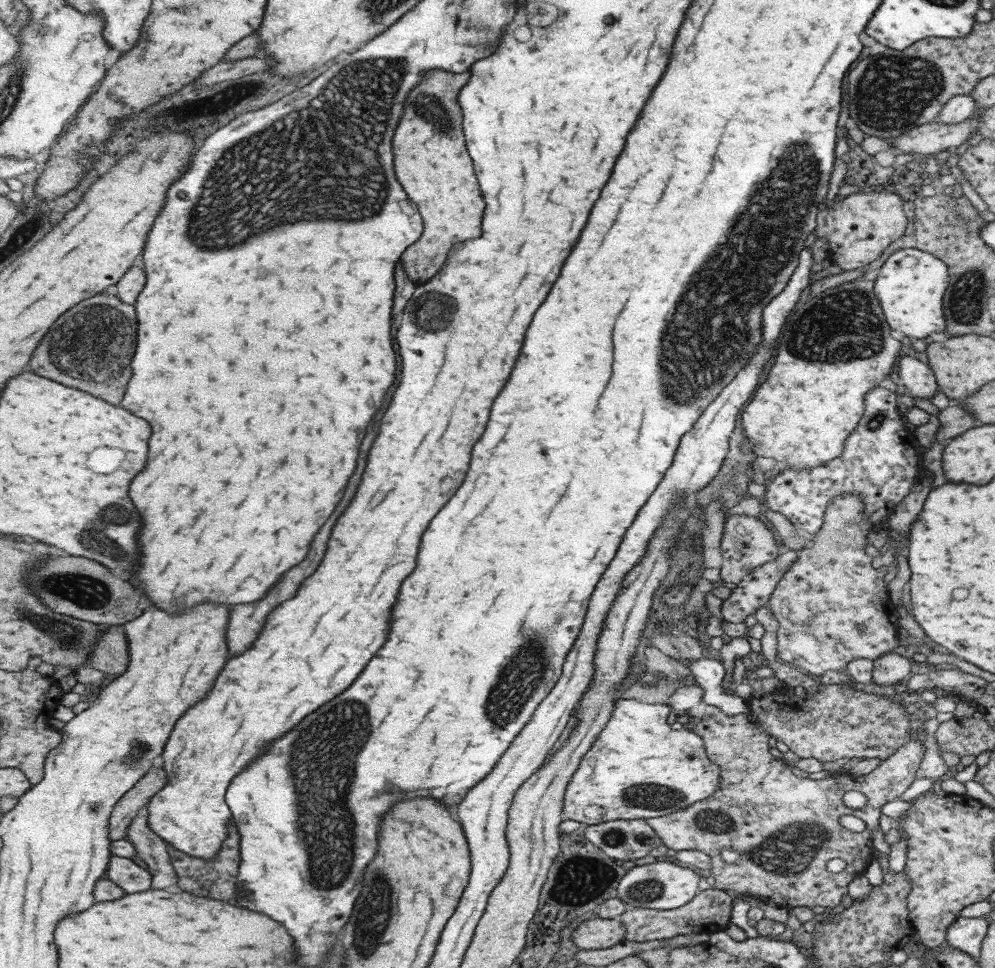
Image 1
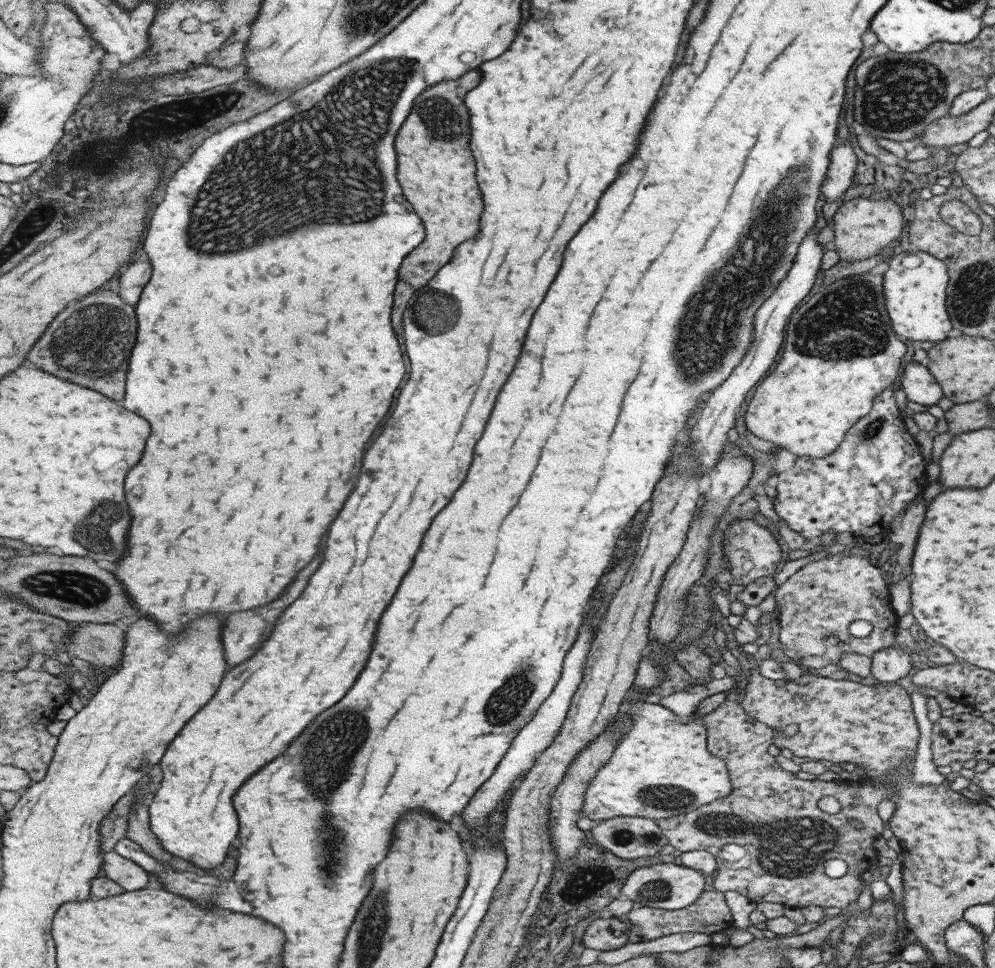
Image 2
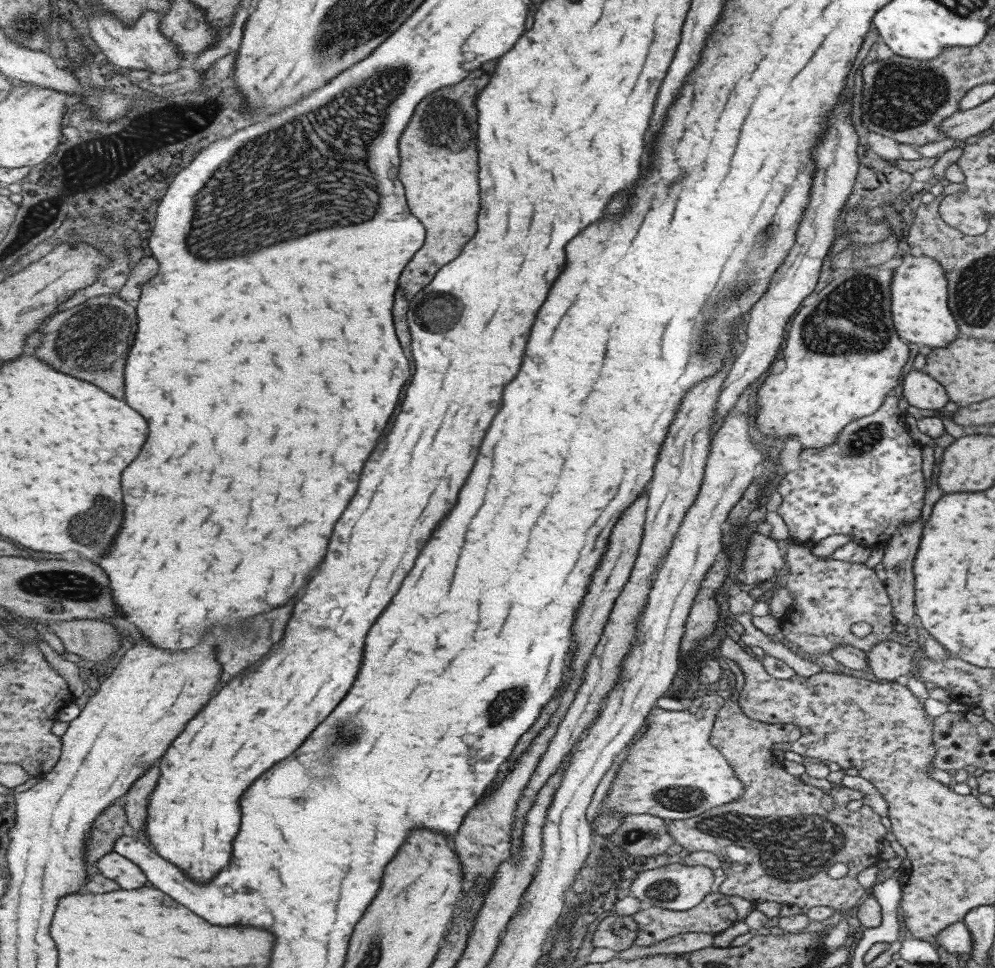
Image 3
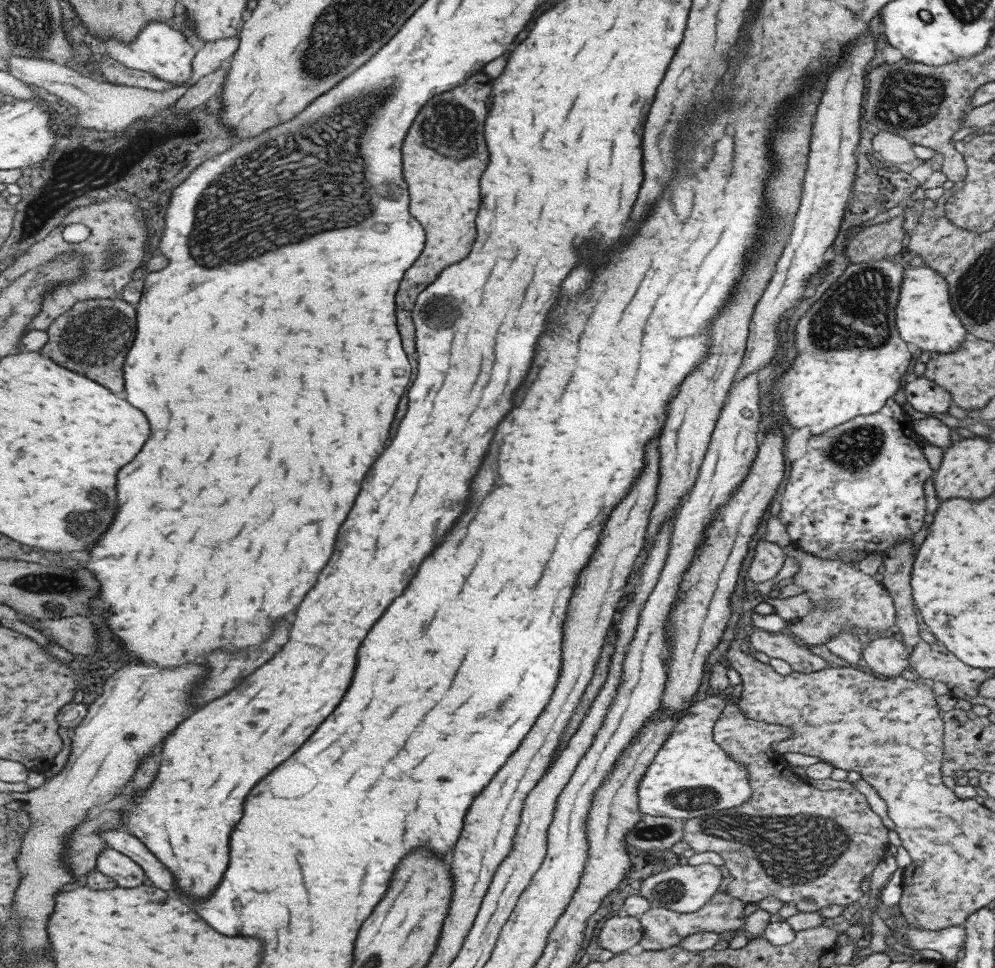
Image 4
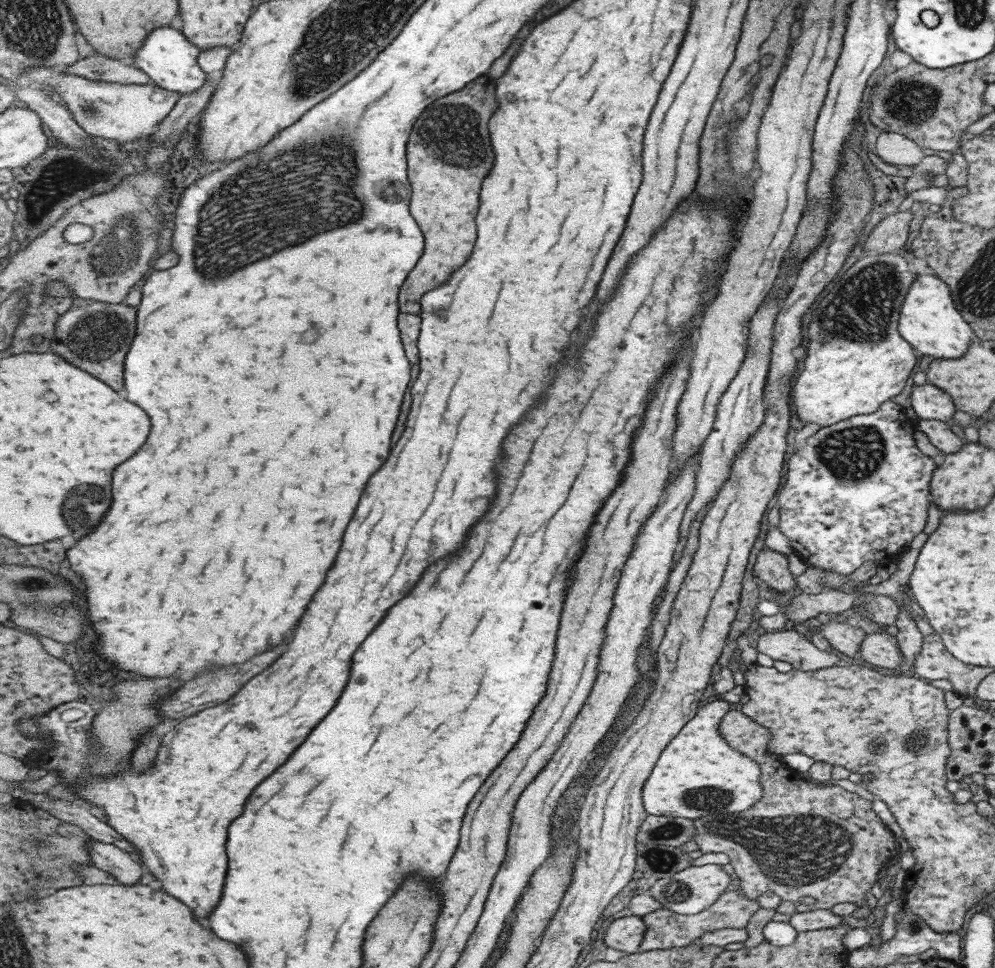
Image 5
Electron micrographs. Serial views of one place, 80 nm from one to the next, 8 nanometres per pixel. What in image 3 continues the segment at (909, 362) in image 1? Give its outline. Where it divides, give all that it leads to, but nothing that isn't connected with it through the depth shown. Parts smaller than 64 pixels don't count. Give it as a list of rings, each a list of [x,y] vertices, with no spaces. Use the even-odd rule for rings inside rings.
[[[911,369],[901,382],[901,397],[909,405],[923,410],[942,410],[948,401],[944,388],[922,370]]]

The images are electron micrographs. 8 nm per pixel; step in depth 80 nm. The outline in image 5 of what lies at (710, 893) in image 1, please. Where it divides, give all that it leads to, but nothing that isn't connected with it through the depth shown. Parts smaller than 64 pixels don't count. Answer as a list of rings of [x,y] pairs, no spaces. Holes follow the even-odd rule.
[[[738,889],[720,894],[713,901],[712,905],[692,915],[677,914],[663,908],[648,912],[640,916],[641,920],[645,923],[645,932],[636,952],[665,950],[669,947],[687,947],[703,933],[725,928],[744,928],[749,917],[759,907],[756,900],[749,900]]]

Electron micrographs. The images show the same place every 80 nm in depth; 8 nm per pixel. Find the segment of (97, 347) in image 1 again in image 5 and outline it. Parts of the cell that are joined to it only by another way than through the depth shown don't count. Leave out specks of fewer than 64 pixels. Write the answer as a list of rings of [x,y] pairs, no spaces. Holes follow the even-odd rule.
[[[75,299],[72,308],[57,321],[57,332],[50,352],[60,354],[75,366],[81,366],[81,370],[89,371],[89,374],[97,374],[97,378],[105,378],[109,386],[121,390],[125,386],[125,356],[133,344],[138,322],[138,307]]]

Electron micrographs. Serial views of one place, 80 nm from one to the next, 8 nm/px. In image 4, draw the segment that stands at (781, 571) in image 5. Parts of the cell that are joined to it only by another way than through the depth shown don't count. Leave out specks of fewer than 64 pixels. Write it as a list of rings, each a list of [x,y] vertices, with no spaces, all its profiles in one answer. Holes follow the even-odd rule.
[[[765,539],[758,540],[754,549],[755,554],[746,572],[749,585],[773,578],[783,566],[783,560],[786,558],[781,547]]]

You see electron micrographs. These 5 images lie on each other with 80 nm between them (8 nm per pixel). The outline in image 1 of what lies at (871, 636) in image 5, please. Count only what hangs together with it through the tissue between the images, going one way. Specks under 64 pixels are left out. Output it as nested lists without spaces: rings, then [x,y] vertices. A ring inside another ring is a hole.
[[[894,650],[872,660],[871,676],[876,685],[895,685],[909,675],[911,663],[908,652]]]

